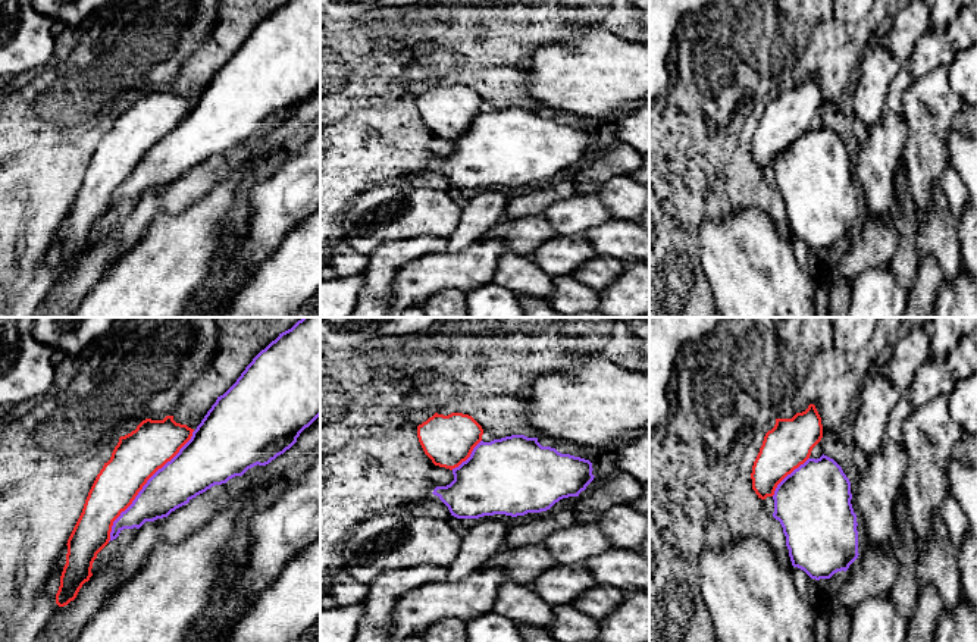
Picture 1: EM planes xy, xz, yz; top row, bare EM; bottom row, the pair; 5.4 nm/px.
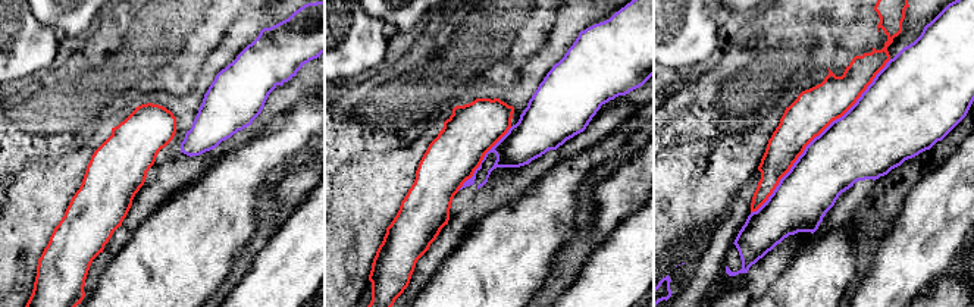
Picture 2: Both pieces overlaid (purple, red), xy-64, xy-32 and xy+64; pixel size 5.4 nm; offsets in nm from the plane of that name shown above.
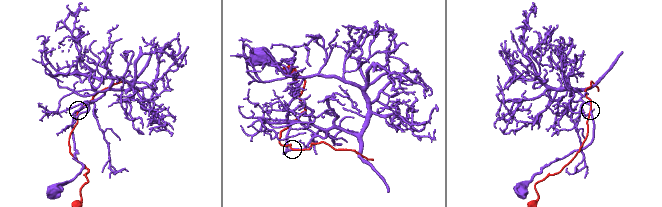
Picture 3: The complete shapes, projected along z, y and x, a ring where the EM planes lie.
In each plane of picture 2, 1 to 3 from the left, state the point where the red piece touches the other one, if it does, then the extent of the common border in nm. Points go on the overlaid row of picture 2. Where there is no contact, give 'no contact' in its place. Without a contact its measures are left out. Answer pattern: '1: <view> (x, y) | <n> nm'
1: no contact
2: xy-32 (484, 159) | 460 nm
3: xy+64 (819, 135) | 1150 nm

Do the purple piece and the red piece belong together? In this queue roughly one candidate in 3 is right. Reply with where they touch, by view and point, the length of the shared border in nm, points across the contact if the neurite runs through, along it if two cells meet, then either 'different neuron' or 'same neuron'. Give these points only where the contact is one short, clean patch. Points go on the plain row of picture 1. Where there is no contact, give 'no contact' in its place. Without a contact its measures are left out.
contact xy (144, 156); length 750 nm; different neuron

